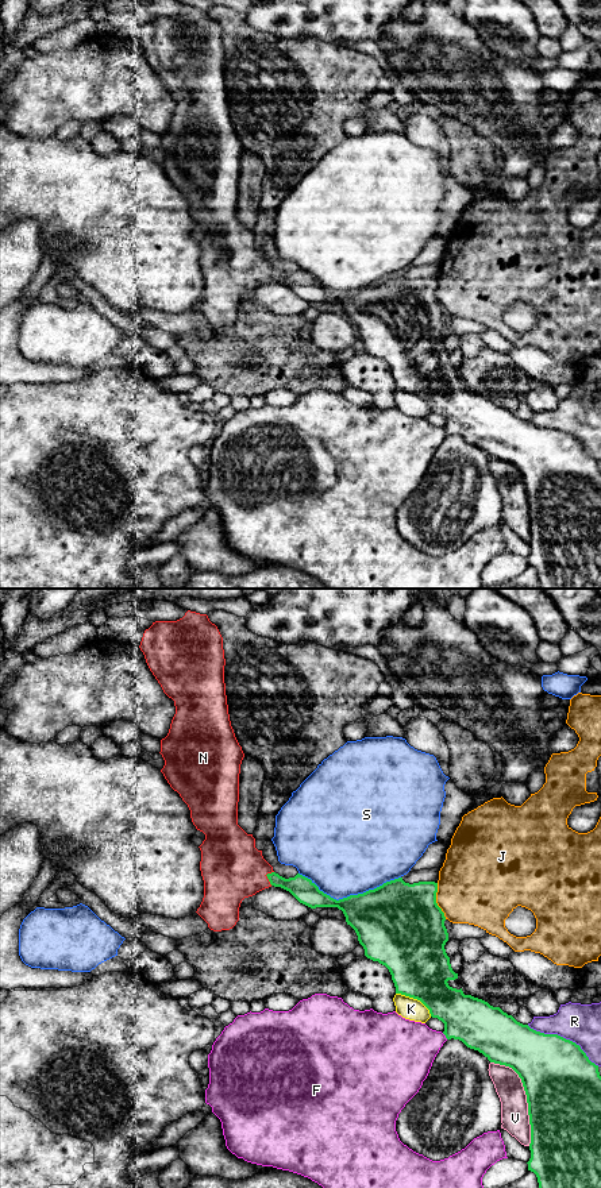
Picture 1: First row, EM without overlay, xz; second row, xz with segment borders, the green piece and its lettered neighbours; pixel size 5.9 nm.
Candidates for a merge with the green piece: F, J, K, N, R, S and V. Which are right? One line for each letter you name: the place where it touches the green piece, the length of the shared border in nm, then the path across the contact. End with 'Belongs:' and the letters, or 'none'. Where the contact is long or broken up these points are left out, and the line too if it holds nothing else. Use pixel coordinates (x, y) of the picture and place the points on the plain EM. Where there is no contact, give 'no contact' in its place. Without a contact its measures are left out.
N: xz (266, 270) | 90 nm | across xz (303, 284), (278, 277), (266, 270), (232, 263)
Belongs: N

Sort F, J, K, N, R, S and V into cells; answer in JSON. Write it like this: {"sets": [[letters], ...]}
{"sets": [["F"], ["J"], ["K"], ["N"], ["R"], ["S"], ["V"]]}

